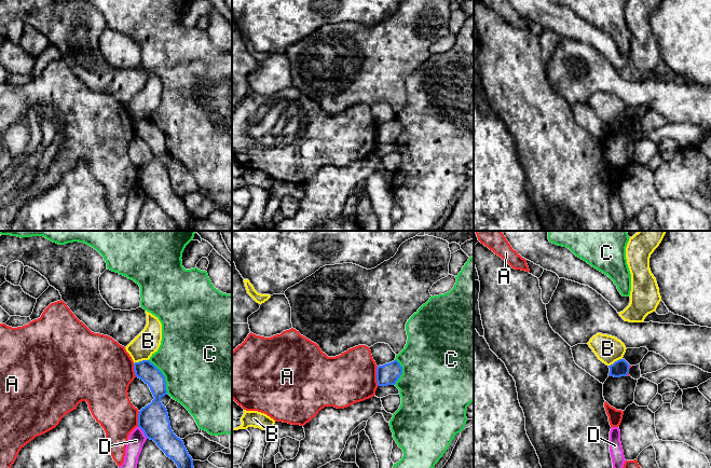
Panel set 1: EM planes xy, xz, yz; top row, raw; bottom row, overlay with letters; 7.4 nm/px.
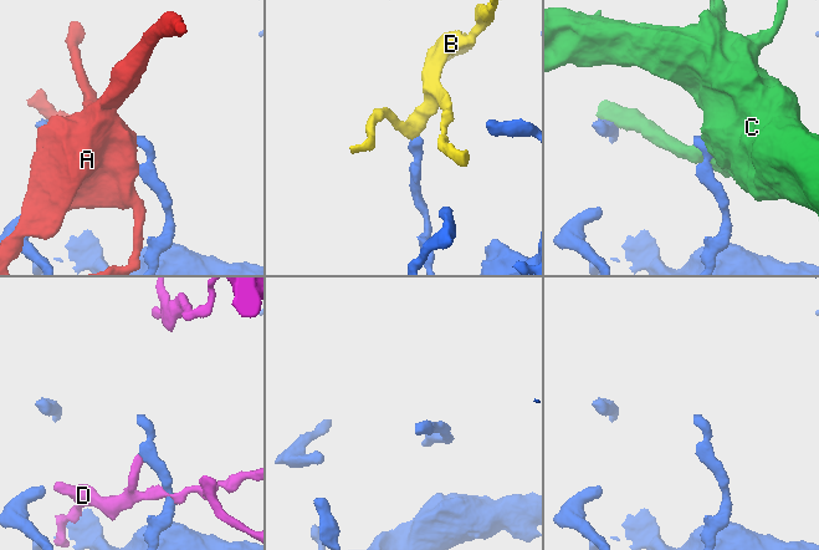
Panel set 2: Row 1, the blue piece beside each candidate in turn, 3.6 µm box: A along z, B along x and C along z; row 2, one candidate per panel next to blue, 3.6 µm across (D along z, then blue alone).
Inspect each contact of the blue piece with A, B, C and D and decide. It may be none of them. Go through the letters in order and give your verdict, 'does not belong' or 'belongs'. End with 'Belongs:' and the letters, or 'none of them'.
A: does not belong
B: does not belong
C: does not belong
D: does not belong
Belongs: none of them

